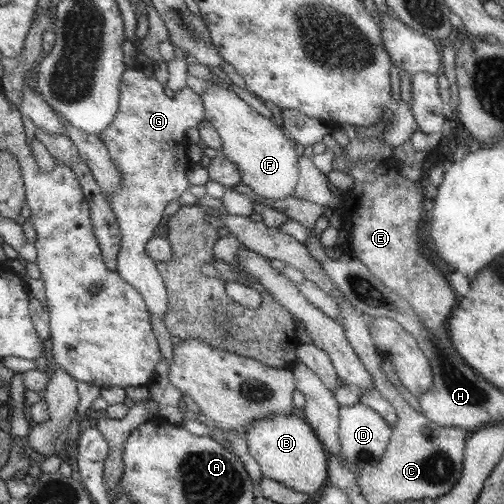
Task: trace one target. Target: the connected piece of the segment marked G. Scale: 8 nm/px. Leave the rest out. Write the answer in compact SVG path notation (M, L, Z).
M136 64L133 68L124 67L116 116L96 134L106 145L112 163L122 173L120 190L108 196L120 224L122 239L117 271L127 283L145 295L150 314L163 319L169 310L168 287L145 246L158 228L166 206L188 188L186 130L205 119L205 108L200 95L186 90L168 98L162 83L154 76L147 78Z

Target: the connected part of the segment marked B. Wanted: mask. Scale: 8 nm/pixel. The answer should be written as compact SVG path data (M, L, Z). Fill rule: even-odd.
M298 415L269 416L252 422L245 430L249 454L260 466L263 477L276 480L292 491L311 496L322 488L328 474L328 458L314 430Z

